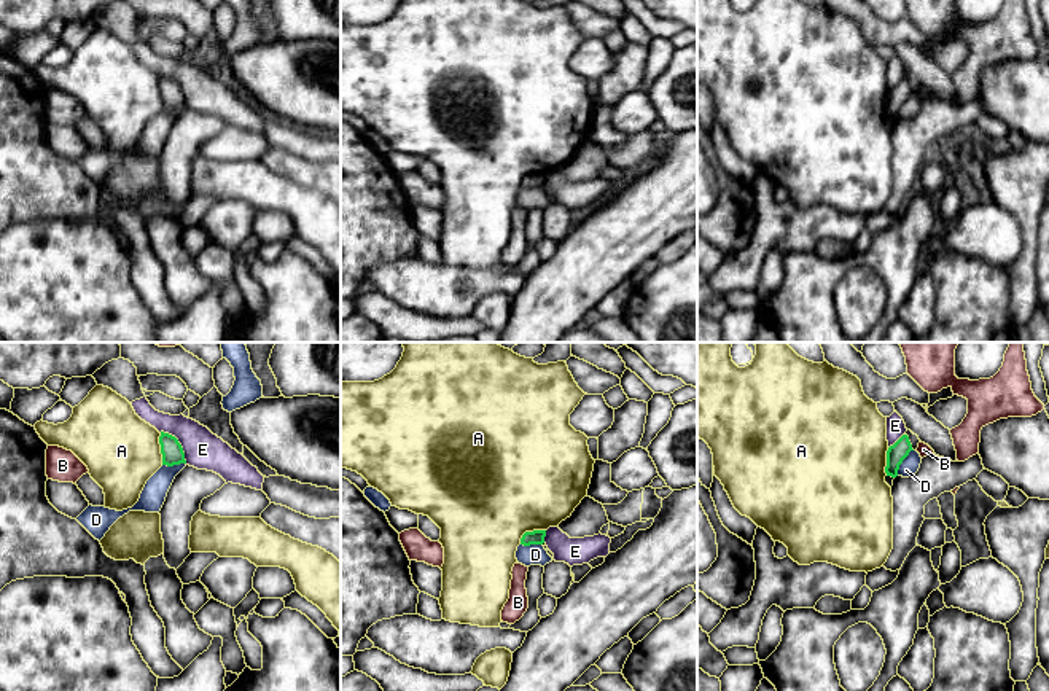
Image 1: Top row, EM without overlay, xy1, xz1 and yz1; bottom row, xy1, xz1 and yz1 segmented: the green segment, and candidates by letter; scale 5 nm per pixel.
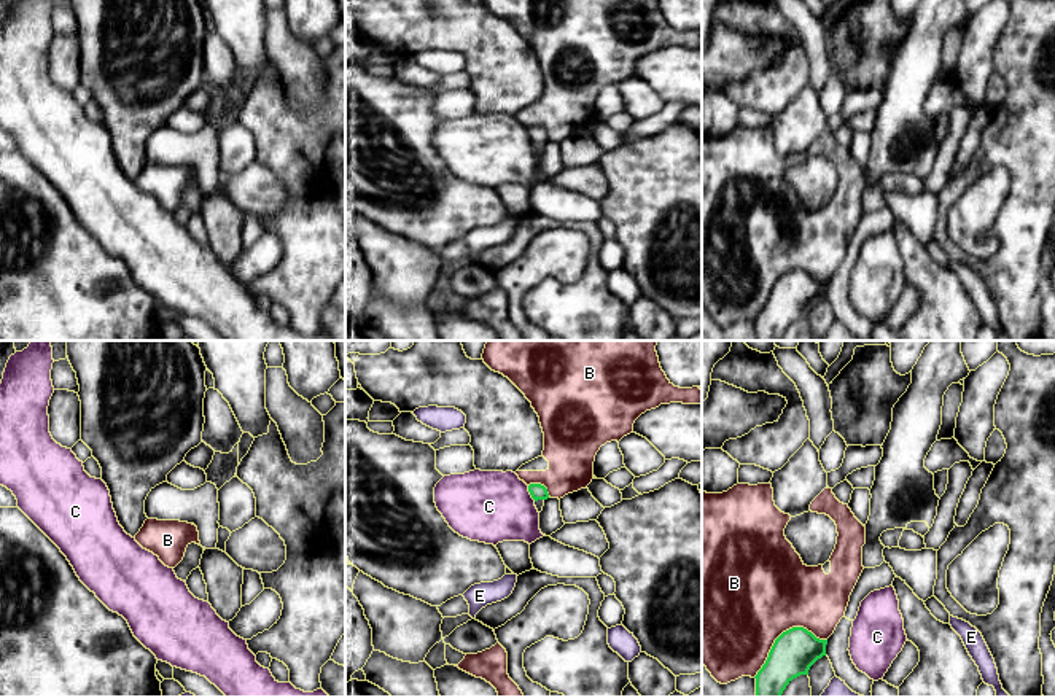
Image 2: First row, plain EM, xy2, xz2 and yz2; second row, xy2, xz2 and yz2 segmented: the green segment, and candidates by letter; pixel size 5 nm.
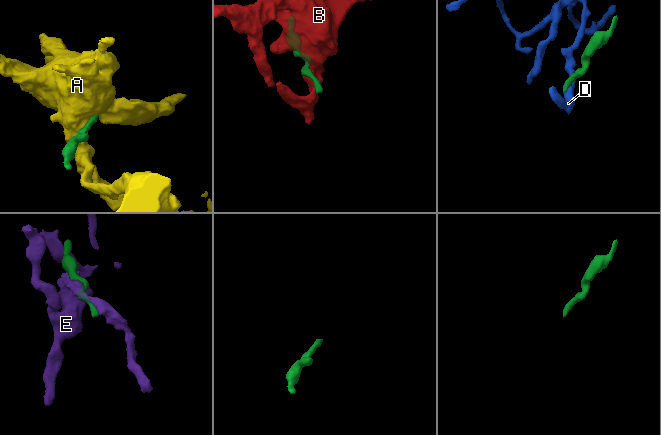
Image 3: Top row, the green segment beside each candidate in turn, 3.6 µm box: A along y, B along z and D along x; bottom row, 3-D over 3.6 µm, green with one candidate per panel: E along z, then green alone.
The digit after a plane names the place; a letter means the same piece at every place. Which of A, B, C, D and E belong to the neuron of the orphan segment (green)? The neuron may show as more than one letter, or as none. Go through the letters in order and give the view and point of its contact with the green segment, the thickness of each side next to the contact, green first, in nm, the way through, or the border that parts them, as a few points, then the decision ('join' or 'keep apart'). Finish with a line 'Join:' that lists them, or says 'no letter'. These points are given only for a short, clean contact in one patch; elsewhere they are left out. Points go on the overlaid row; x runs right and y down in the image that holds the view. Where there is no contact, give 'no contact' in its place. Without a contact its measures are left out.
A: meets green in xz1 at (529, 532); 80 nm thick on the green side, 480 nm on the other; keep apart
B: meets green in yz2 at (782, 634); 220 nm thick on the green side, 500 nm on the other; keep apart
C: meets green in xz2 at (530, 494); 80 nm thick on the green side, 360 nm on the other; border along xz2 (527, 486), (535, 500); keep apart
D: meets green in yz1 at (901, 462); 90 nm thick on the green side, 90 nm on the other; border along yz1 (912, 449), (896, 475); keep apart
E: meets green in xy1 at (179, 443); 110 nm thick on the green side, 190 nm on the other; keep apart
Join: no letter

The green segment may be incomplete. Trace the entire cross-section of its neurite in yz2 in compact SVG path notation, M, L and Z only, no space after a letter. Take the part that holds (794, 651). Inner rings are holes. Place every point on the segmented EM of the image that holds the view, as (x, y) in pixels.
M804 627L783 632L756 678L756 697L781 697L786 686L826 656L827 640L816 638Z

